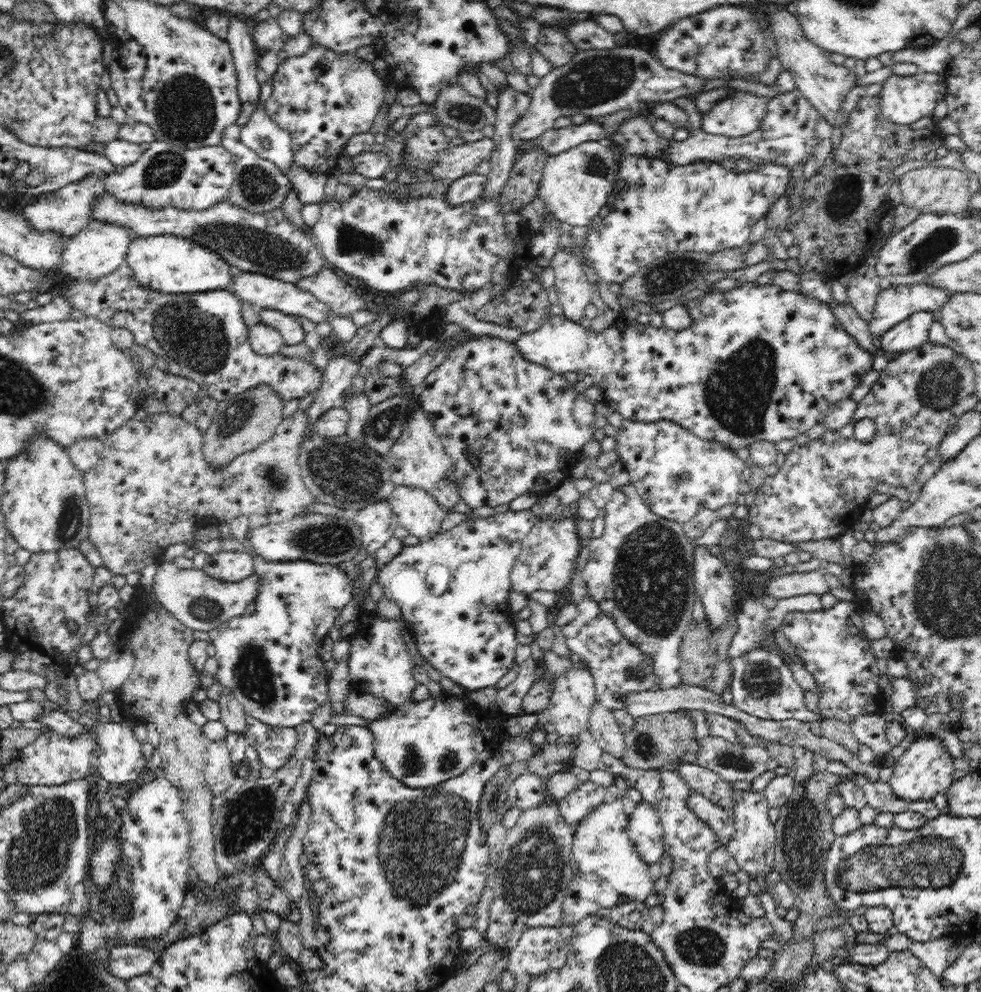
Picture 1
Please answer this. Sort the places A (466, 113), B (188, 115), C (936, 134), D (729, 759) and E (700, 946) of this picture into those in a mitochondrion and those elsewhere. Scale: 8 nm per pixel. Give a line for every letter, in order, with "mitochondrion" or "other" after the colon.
A: mitochondrion
B: mitochondrion
C: other
D: mitochondrion
E: mitochondrion

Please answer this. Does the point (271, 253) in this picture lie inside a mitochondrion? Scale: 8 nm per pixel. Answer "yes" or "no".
yes

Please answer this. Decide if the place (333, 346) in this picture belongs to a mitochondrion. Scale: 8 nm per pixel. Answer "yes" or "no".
no

